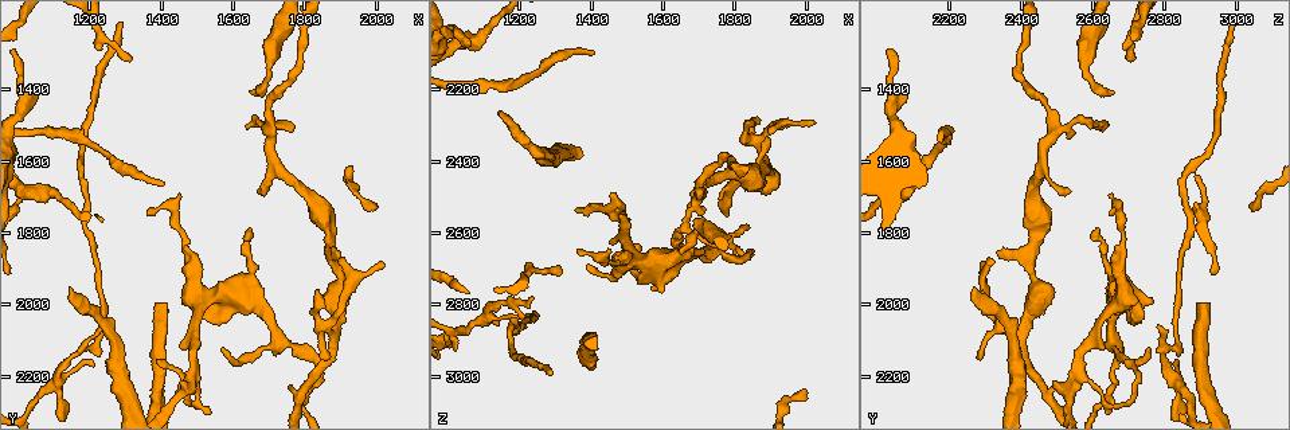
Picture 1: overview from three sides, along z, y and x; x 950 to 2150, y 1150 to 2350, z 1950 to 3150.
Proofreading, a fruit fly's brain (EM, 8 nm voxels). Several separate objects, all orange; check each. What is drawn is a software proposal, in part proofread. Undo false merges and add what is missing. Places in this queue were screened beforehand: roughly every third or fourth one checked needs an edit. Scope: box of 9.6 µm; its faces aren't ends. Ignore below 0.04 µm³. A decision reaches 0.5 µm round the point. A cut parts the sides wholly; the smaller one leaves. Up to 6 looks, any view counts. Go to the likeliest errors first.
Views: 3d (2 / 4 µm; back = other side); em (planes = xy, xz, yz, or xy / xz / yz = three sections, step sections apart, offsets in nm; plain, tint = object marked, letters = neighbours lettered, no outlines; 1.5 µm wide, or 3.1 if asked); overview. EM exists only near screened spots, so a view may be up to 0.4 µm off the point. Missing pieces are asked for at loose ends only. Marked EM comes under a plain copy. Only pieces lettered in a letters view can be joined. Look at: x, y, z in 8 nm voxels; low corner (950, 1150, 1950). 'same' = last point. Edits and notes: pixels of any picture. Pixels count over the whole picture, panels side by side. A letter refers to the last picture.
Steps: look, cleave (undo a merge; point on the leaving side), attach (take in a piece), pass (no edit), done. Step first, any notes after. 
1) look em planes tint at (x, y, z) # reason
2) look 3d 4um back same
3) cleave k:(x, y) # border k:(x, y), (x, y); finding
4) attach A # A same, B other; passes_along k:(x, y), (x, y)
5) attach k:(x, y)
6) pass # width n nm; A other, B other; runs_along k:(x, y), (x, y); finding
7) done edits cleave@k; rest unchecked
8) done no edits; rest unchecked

look 3d 4um at (1650, 1410, 2670) # tapers out

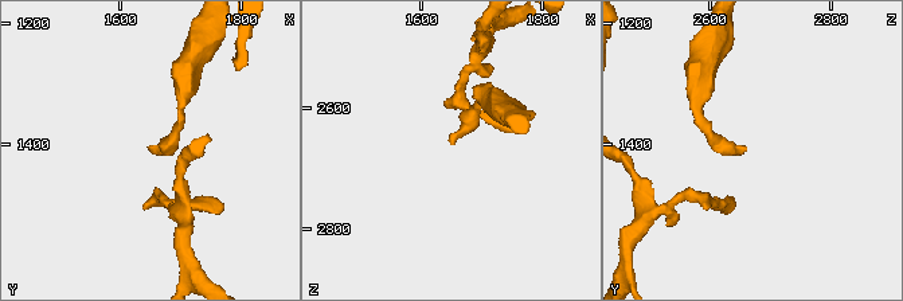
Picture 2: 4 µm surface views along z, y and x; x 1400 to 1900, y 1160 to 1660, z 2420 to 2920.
look em planes letters at (1650, 1405, 2660)

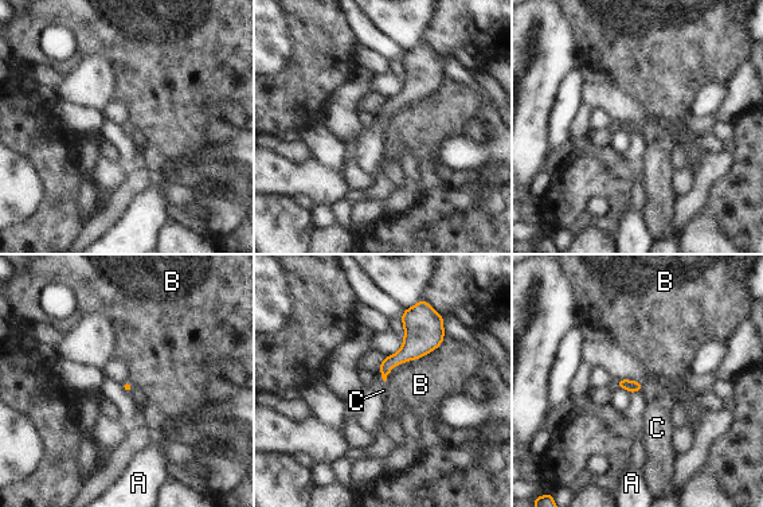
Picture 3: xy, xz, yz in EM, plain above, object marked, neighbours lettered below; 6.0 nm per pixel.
attach C # A other, B other, C same; passes_along 3:(632, 386), (642, 387), (656, 424); it goes on there

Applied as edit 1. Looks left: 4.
look 3d 4um at (1140, 1960, 2270) # free end

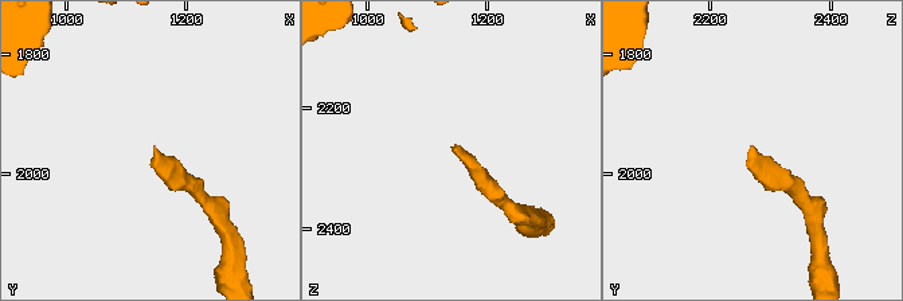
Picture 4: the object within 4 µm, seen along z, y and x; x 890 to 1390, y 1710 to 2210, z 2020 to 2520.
look em planes letters at (1145, 1955, 2265) # now the EM

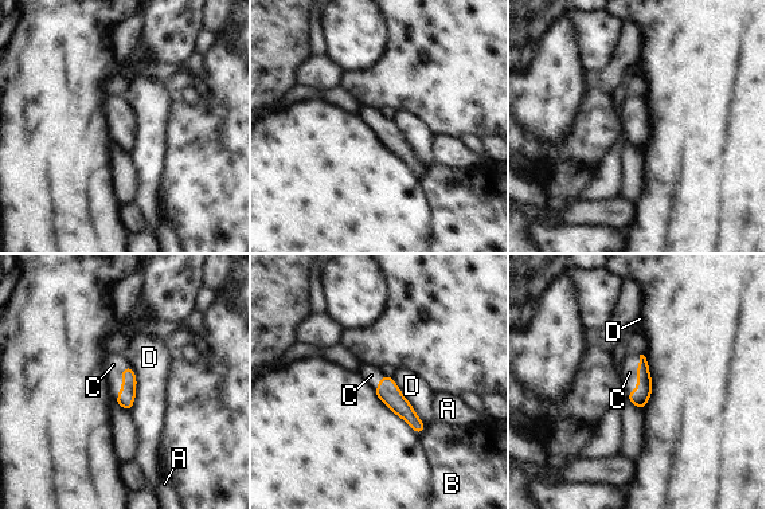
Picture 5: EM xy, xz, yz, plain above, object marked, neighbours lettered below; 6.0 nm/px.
attach C # longest_contact D 360 nm; A other, B other, C same, D other; passes_along 5:(640, 396), (637, 375), (629, 372); it goes on there

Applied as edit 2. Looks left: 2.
look em planes letters at (1410, 2000, 2890) # an open end

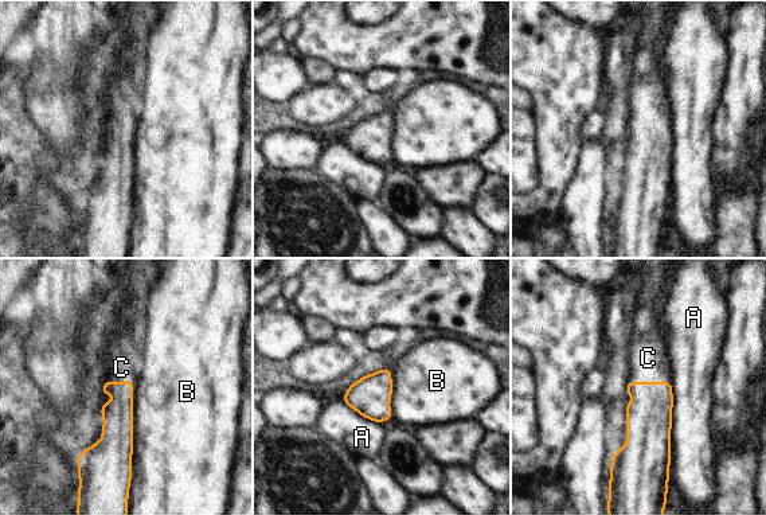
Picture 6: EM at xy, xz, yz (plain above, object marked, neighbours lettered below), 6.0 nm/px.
attach C # width 180 nm; A other, B other, C same; it goes on there

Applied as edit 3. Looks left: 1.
done edits attach@3, attach@5, attach@6; rest unchecked

